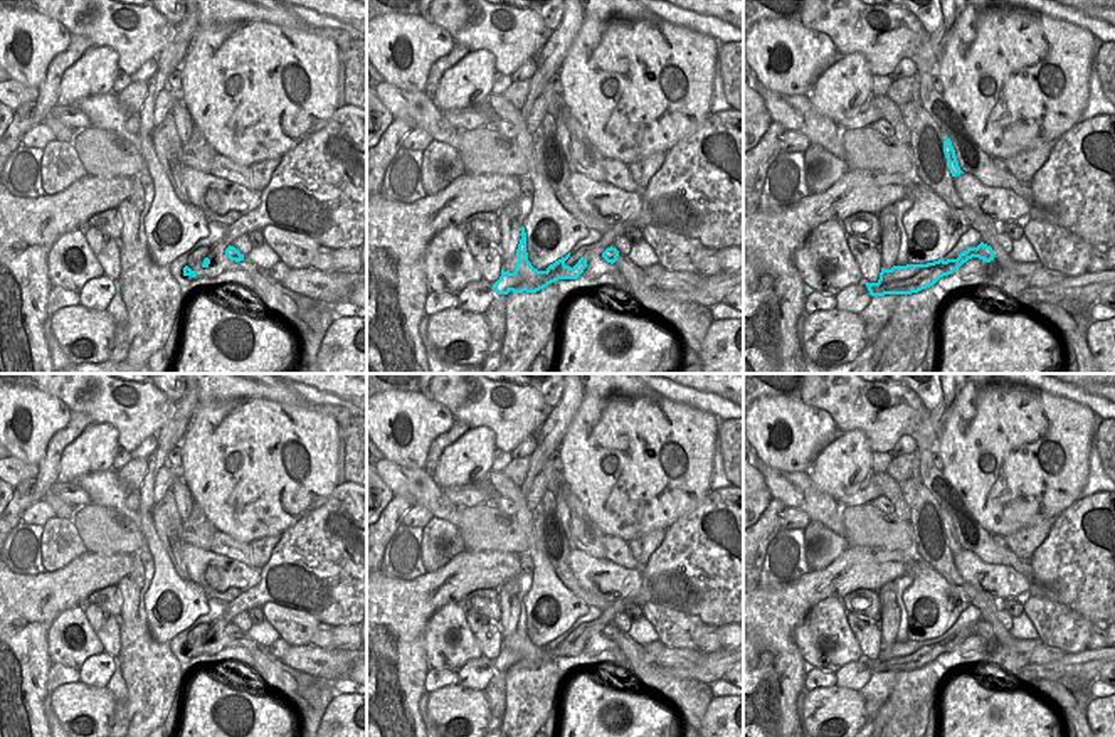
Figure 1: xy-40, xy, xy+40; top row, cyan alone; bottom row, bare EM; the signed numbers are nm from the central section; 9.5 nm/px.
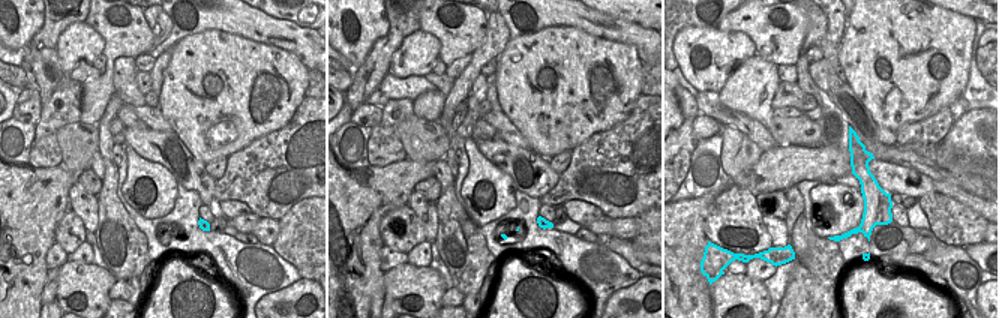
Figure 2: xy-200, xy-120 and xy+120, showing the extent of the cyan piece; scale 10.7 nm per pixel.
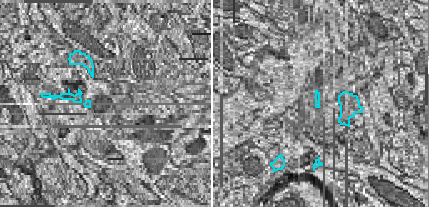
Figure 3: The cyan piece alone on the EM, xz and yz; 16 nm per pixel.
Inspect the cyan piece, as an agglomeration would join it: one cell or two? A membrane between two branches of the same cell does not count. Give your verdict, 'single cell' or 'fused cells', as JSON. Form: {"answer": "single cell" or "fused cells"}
{"answer": "fused cells"}

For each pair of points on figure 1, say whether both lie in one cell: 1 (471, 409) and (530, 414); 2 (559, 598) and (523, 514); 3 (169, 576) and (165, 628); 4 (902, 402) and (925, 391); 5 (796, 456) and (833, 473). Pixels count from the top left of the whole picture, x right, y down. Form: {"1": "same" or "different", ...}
{"1": "same", "2": "same", "3": "same", "4": "different", "5": "different"}

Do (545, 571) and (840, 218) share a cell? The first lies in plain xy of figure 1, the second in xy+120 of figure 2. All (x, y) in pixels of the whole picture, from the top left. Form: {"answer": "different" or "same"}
{"answer": "same"}

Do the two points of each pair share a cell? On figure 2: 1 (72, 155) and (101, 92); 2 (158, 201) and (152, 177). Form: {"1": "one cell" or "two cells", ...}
{"1": "two cells", "2": "one cell"}

